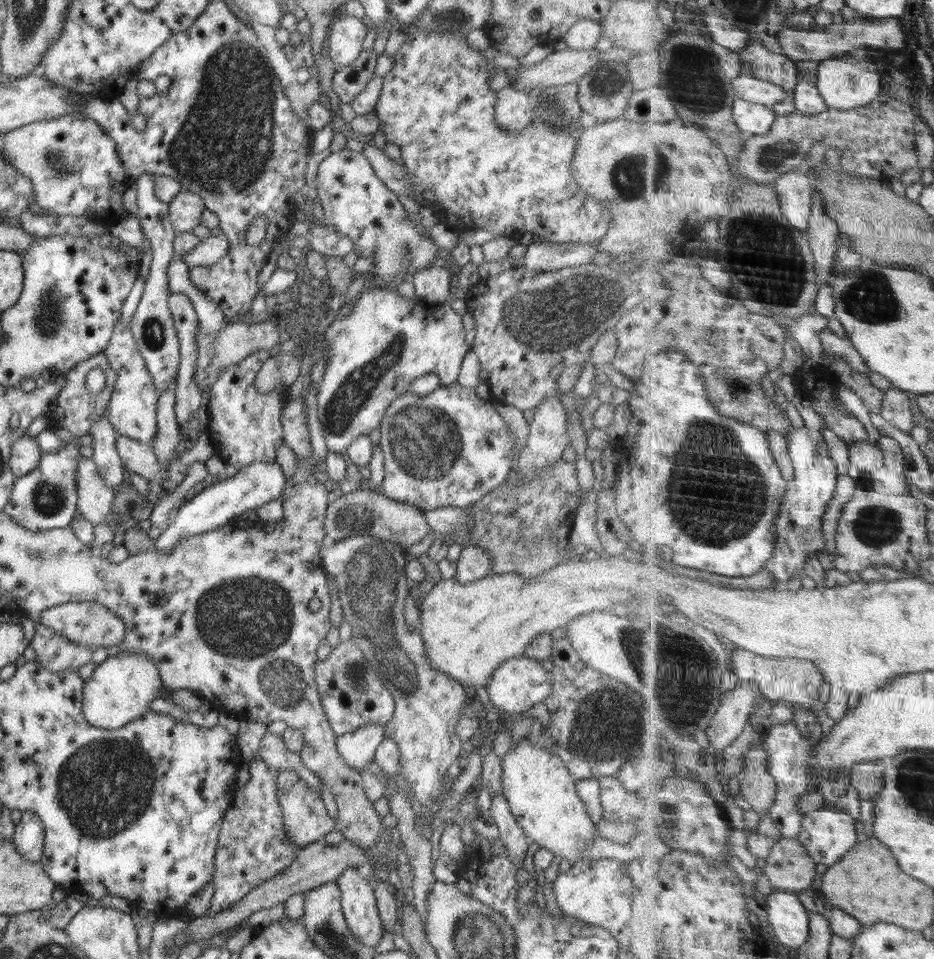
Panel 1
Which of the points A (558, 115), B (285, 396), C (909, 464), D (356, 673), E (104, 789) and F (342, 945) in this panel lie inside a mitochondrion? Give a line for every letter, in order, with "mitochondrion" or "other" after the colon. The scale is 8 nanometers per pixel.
A: mitochondrion
B: other
C: other
D: mitochondrion
E: mitochondrion
F: mitochondrion

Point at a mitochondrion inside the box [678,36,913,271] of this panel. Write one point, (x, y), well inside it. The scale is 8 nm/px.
(767, 161)

